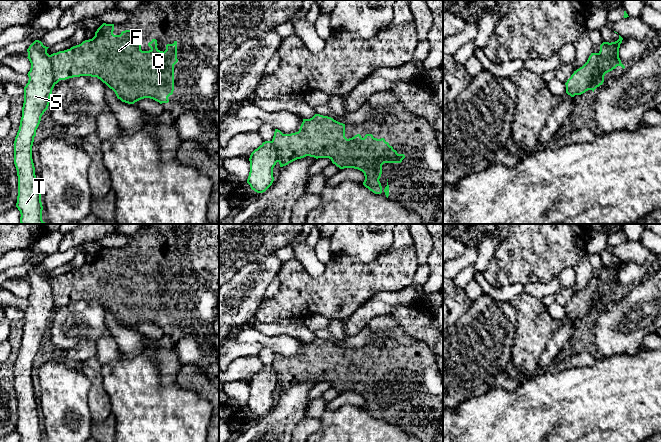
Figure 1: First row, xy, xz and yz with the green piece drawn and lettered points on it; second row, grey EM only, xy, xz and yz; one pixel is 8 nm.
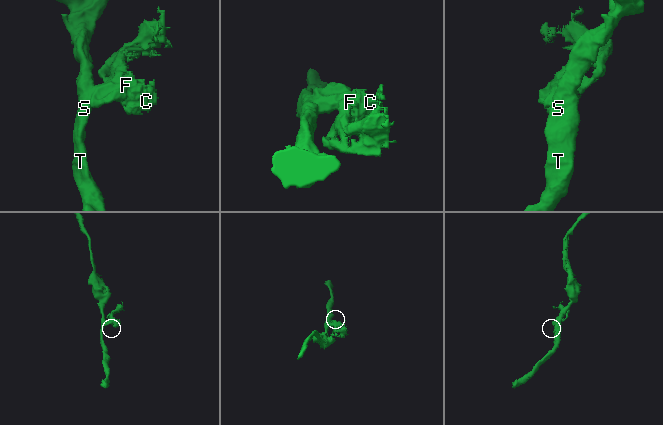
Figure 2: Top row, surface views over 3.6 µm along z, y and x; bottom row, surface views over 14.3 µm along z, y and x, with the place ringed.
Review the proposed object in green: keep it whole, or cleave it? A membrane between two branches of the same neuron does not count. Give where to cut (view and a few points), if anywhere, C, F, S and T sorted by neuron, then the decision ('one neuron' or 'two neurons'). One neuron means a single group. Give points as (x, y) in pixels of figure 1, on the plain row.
cut xy (49, 279), (53, 305), (55, 307); groups C F / S T; two neurons

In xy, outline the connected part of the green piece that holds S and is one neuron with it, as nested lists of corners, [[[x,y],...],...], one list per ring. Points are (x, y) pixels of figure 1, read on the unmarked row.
[[[35,264],[27,273],[31,292],[27,298],[29,304],[24,311],[22,341],[14,365],[14,388],[18,400],[16,431],[20,435],[20,442],[42,442],[41,415],[35,399],[32,370],[55,310],[48,272]]]

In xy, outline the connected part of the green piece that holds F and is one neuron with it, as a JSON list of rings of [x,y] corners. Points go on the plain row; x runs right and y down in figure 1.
[[[103,247],[92,263],[51,278],[54,307],[80,300],[97,301],[112,313],[122,326],[134,328],[141,323],[150,322],[160,328],[168,327],[168,321],[174,315],[174,289],[178,286],[177,265],[167,268],[163,276],[157,272],[157,264],[152,263],[148,267],[151,273],[142,275],[142,263],[135,262],[132,254],[122,255],[120,259],[114,259],[113,255],[114,248]]]

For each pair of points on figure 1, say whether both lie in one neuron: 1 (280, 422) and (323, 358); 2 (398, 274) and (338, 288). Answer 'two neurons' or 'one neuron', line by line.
1: two neurons
2: one neuron

